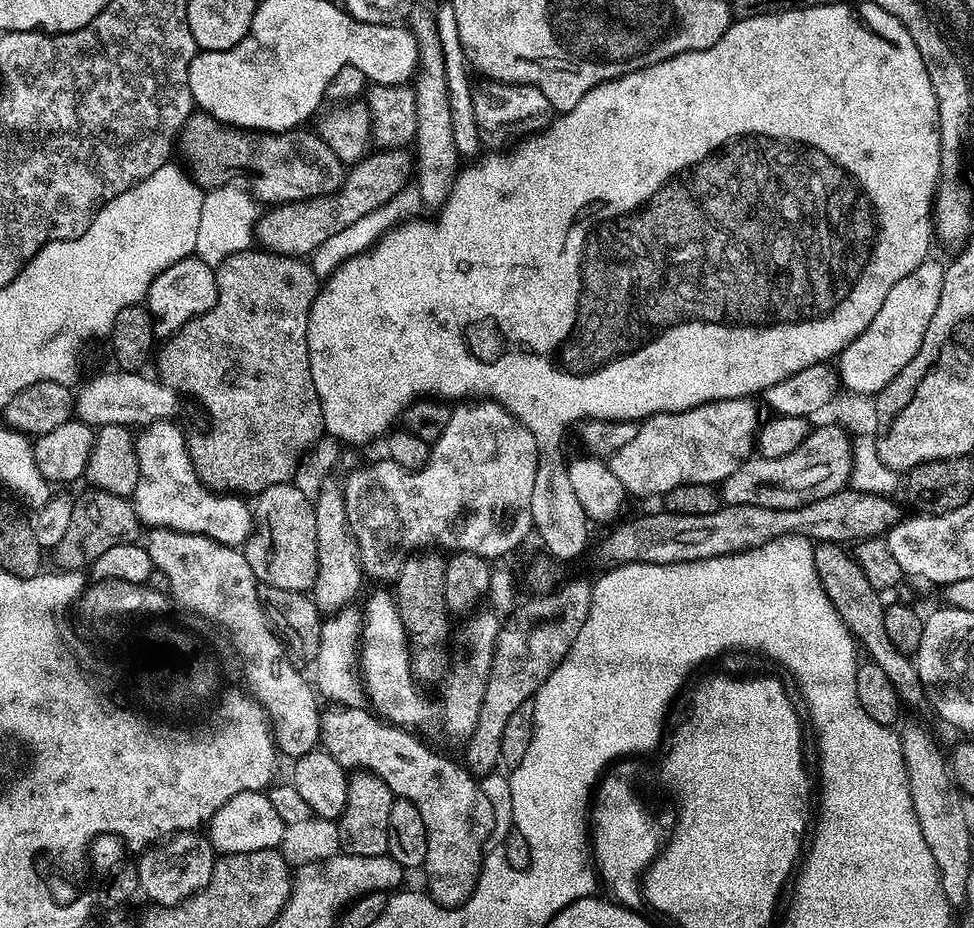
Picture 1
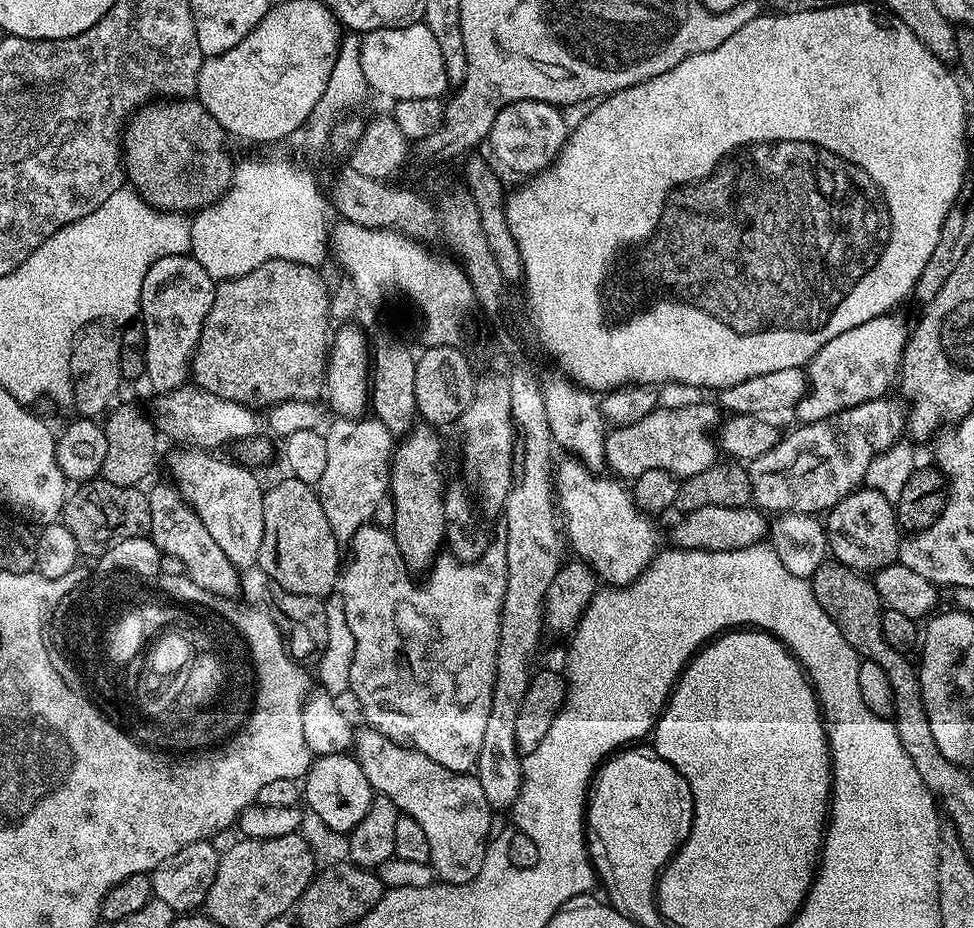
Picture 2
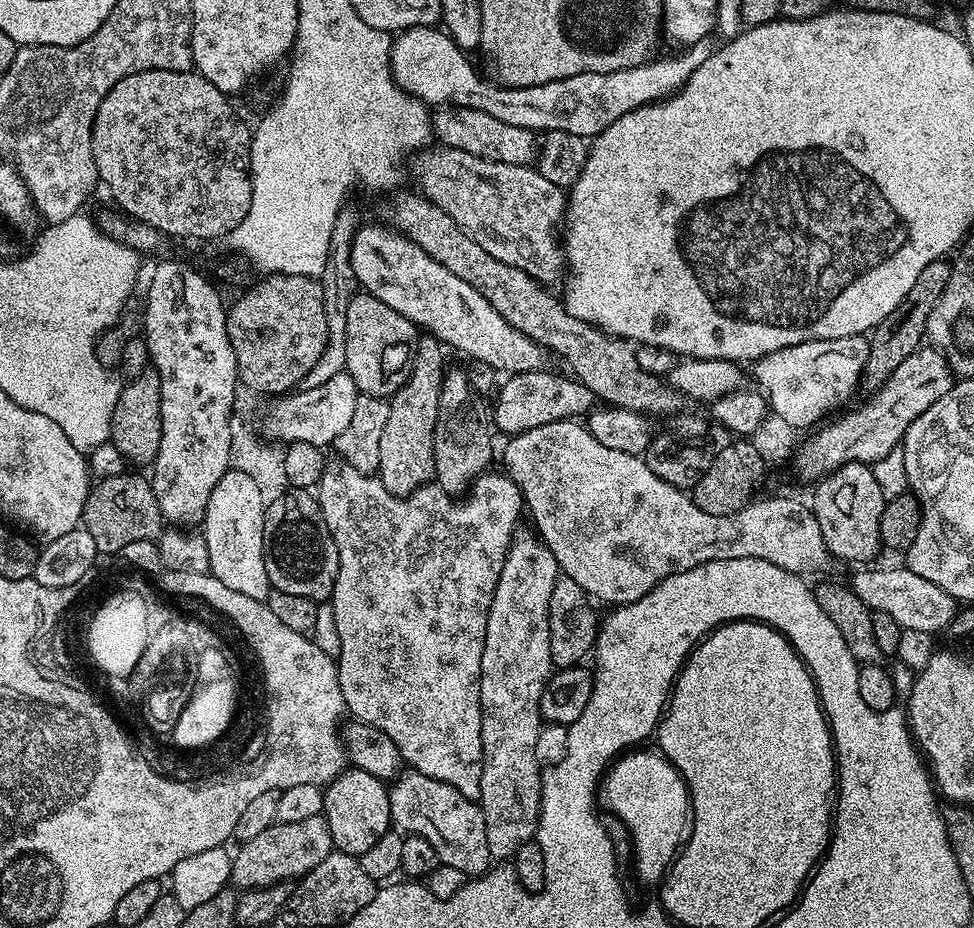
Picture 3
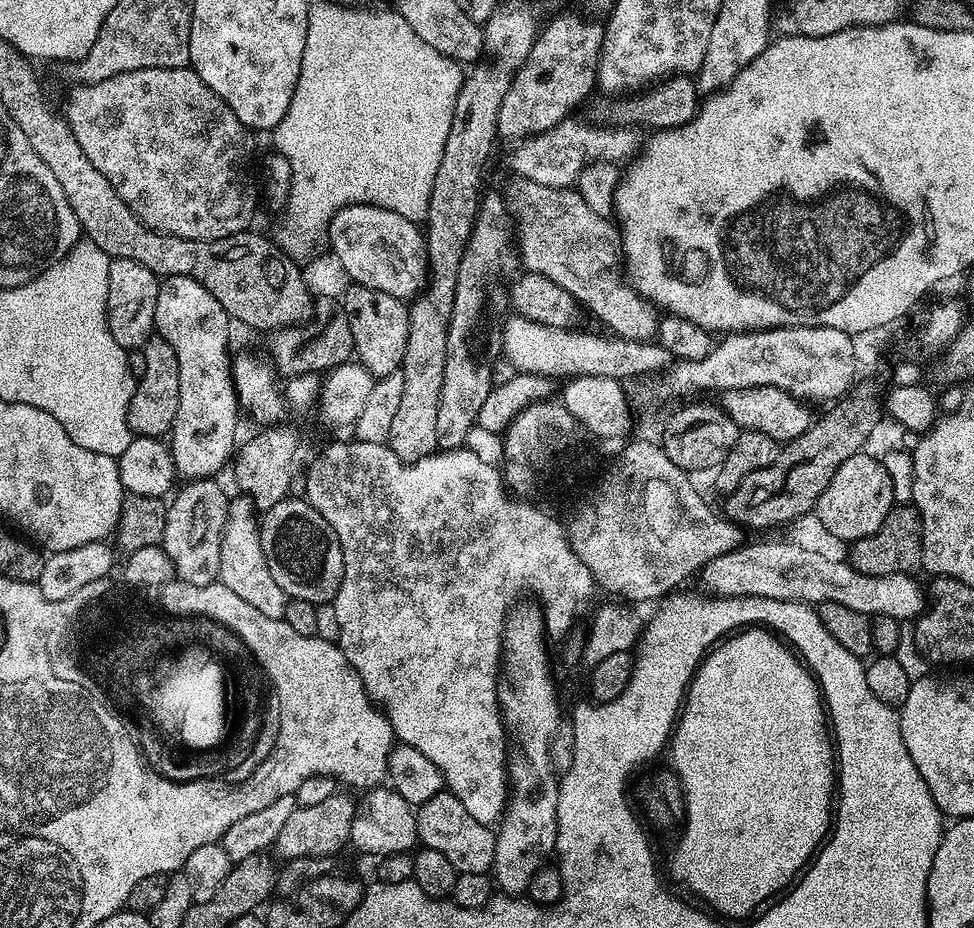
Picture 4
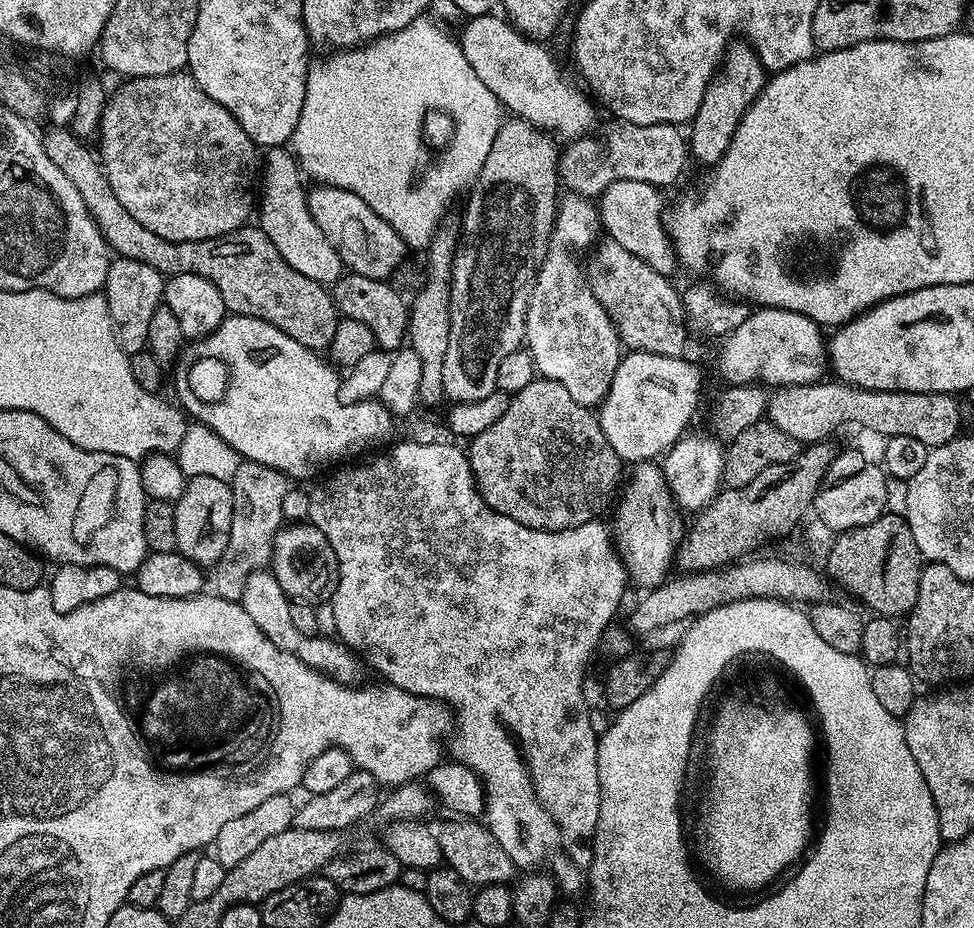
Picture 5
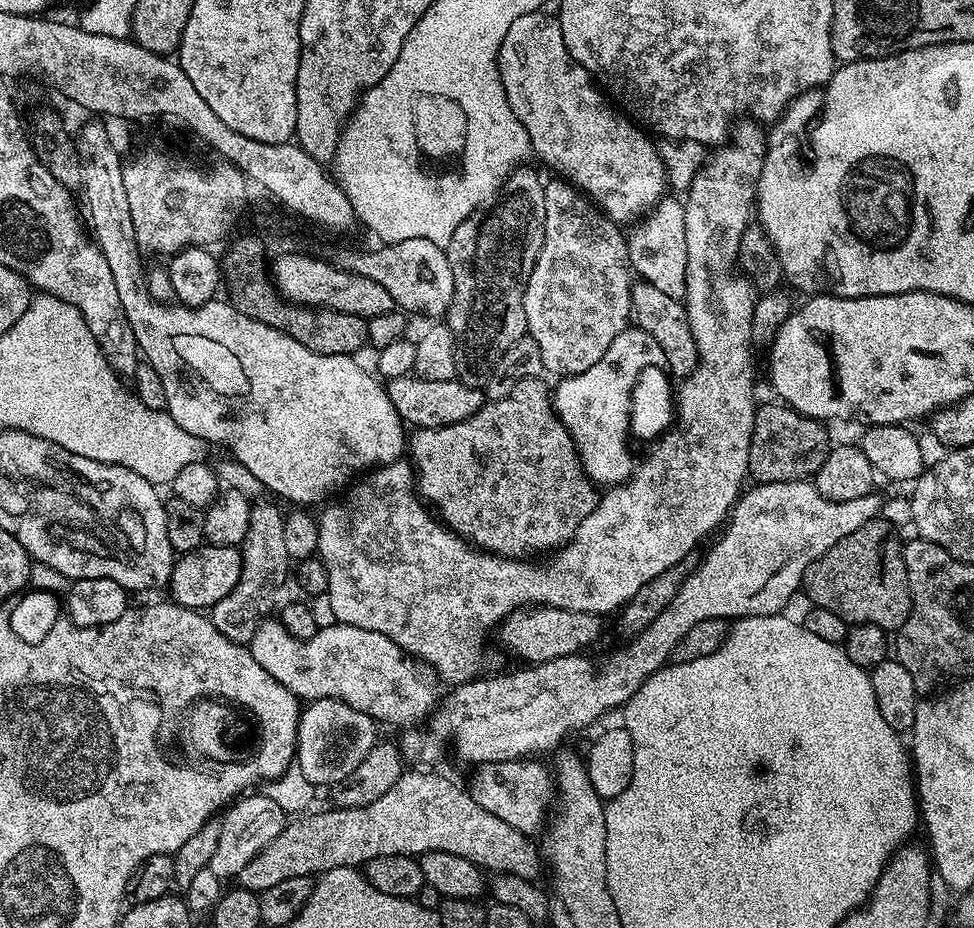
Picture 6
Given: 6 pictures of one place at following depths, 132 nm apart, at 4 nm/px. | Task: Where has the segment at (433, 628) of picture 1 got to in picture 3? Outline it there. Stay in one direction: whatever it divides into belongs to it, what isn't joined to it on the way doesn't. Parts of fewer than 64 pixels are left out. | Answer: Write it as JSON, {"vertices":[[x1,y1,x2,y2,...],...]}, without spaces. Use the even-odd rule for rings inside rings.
{"vertices":[[424,334,416,341,416,358,412,373,400,391,391,397,386,427,382,429,382,442,378,446,380,466,378,475,386,490,397,498,410,496,425,487,436,475,434,462,434,426,438,422,438,398,442,390,445,345,435,336]]}

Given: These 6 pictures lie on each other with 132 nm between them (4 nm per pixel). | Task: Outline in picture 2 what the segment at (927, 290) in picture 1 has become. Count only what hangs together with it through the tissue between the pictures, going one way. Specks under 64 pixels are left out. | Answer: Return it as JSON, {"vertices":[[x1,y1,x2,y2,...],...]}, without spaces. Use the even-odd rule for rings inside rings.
{"vertices":[[897,314,870,318,870,322,862,322,862,326,854,326,854,330,846,330,846,334,833,334,830,342,814,354,814,358,806,365,808,377,808,392,796,403,794,415,800,424,818,422,822,418,830,418,836,412,858,406,862,402,879,400,892,383,897,383,898,373,904,362,904,348,908,345,910,335,909,325,904,325,904,320]]}

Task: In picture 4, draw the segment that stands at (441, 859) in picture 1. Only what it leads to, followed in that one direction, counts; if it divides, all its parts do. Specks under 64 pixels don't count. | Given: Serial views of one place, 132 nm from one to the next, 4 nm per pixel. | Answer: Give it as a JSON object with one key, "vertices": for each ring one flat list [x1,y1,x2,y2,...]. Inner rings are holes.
{"vertices":[[439,792,425,804,419,805,415,814,416,834,423,847,438,850,438,854,445,856,450,861,450,866,456,868,457,873,491,873,496,841,493,829,482,822,474,822,474,818,466,814,466,806,462,806,462,802,458,802,458,798,451,792]]}

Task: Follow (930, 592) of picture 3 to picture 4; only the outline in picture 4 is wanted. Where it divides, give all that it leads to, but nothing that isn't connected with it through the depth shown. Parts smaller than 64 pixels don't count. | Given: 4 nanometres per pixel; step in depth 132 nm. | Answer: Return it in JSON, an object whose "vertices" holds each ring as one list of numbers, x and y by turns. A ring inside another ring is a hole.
{"vertices":[[789,540,783,542,745,543,734,551,714,558,698,574,701,588,707,595,726,597,764,597,778,601,798,600,807,604,826,601,846,606,867,616,894,617,910,622,926,607,923,587,909,573,868,576,854,571,847,561,832,562,810,549,802,549]]}

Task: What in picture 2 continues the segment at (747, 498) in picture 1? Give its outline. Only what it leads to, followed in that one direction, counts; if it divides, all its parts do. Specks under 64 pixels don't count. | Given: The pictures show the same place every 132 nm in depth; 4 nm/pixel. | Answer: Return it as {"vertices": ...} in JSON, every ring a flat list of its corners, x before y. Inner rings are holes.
{"vertices":[[881,398,862,402,818,422,800,424,792,436,781,435,777,444,751,461,748,477,752,504,768,514,805,512,824,514,865,483,866,470,875,456,887,451,902,432,902,404]]}

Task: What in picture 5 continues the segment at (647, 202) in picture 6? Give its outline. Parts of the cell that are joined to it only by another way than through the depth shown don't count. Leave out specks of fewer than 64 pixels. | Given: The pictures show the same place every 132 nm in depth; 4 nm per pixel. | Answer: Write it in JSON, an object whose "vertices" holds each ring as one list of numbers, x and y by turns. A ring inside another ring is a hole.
{"vertices":[[496,15,473,16,458,32,462,54,466,54,466,62,470,62,474,74,486,82,486,90,490,90,513,117,530,122,557,141,571,142,589,135,597,112,593,101,564,77,547,43,523,36,503,15]]}

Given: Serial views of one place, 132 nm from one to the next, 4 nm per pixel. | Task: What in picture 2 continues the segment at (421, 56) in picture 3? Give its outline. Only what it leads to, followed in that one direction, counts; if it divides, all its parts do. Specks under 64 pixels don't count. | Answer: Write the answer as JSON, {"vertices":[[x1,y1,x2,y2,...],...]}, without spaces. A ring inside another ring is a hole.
{"vertices":[[417,22,405,28,379,28,367,33,360,42,360,61,362,74,366,78,369,89,380,96,389,96,392,102,406,98,443,97,444,91,450,88,446,74,446,62,442,62,442,50,438,47,438,38,430,34,423,22]]}

